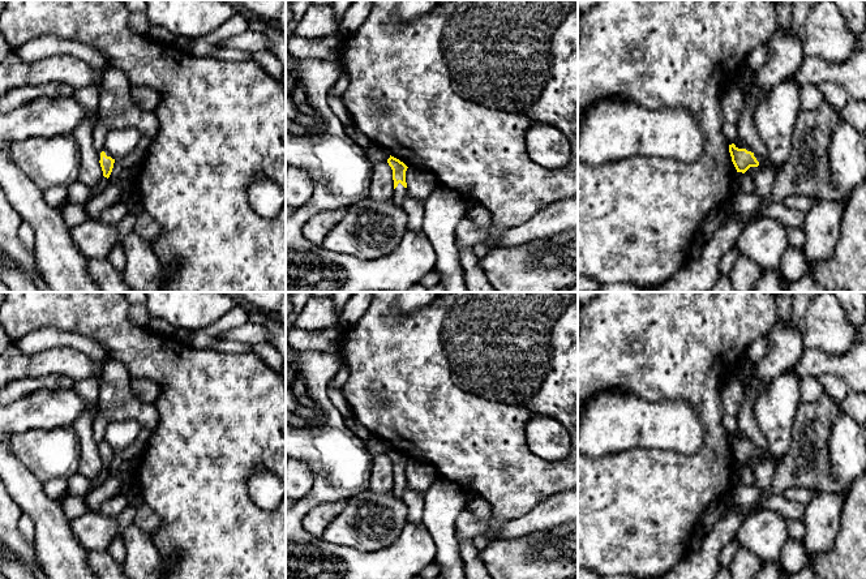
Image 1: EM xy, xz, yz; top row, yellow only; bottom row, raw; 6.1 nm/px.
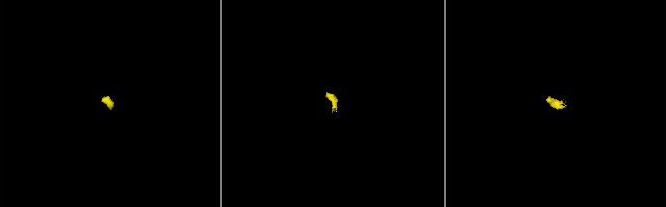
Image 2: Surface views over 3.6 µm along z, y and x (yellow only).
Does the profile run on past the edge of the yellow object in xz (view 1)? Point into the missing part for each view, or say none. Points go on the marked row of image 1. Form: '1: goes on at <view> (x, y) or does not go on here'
1: goes on at xz (399, 192)

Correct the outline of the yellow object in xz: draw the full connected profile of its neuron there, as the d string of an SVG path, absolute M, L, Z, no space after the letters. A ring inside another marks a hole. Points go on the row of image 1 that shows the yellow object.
M391 155L387 159L387 163L393 170L393 180L394 180L394 196L391 202L402 207L403 201L407 196L406 171L408 167L403 162Z

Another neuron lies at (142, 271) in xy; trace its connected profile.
M129 233L123 243L127 265L124 280L130 292L159 292L162 263L151 243L142 236Z

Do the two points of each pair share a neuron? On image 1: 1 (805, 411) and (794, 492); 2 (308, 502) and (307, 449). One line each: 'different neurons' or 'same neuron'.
1: different neurons
2: same neuron

